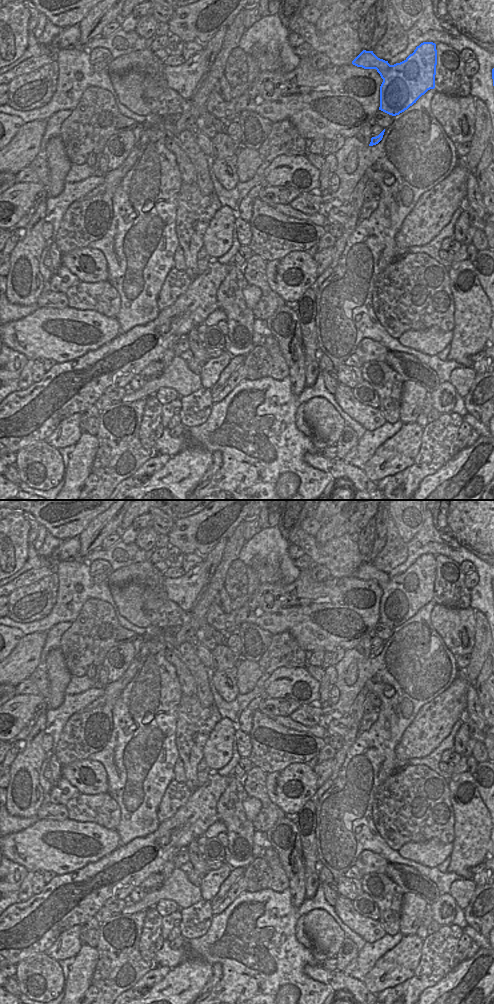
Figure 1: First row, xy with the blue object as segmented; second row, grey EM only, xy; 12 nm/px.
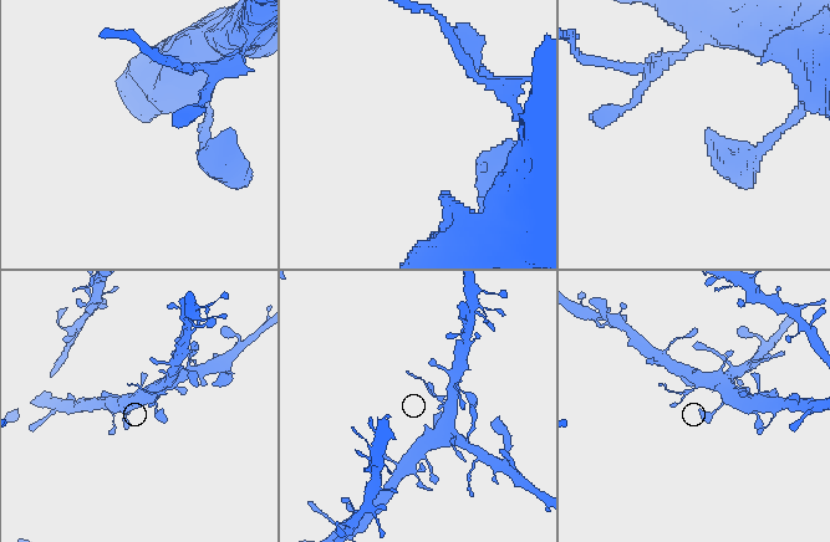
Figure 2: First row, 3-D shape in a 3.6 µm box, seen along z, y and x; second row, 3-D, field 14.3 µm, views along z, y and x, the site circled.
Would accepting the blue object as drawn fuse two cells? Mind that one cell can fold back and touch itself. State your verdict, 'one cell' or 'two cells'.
two cells

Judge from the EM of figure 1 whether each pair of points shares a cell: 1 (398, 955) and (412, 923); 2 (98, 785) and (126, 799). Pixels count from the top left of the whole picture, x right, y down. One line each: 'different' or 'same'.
1: different
2: different

